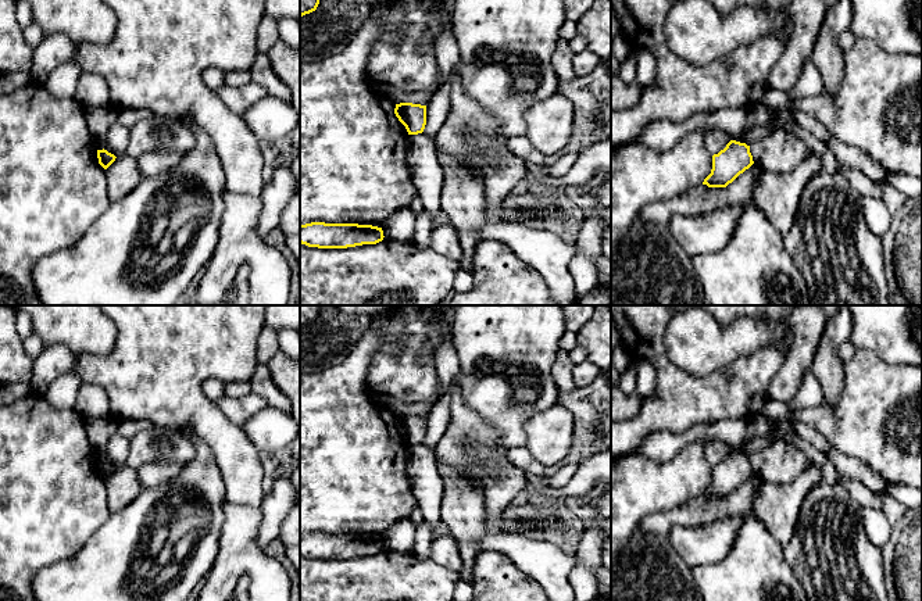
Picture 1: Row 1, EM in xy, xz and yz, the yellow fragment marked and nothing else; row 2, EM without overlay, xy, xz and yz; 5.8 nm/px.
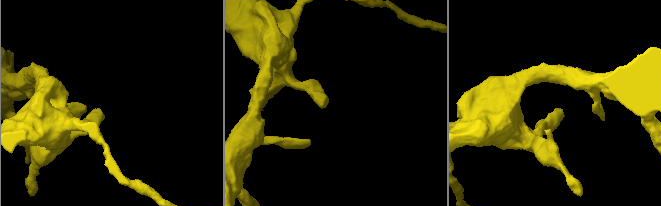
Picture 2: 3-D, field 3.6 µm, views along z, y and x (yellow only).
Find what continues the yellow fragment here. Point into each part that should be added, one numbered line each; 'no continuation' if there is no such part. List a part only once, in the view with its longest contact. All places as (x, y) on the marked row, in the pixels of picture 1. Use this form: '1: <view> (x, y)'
no continuation

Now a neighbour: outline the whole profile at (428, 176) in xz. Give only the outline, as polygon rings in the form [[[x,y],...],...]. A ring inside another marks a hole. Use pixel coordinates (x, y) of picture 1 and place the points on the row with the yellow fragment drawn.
[[[424,133],[408,135],[408,165],[412,183],[424,201],[424,211],[432,218],[432,229],[436,229],[440,226],[435,218],[442,210],[444,171],[437,158],[435,140]]]

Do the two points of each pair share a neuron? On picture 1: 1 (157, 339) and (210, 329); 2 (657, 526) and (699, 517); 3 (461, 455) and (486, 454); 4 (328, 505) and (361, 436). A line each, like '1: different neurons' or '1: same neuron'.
1: same neuron
2: same neuron
3: different neurons
4: same neuron

